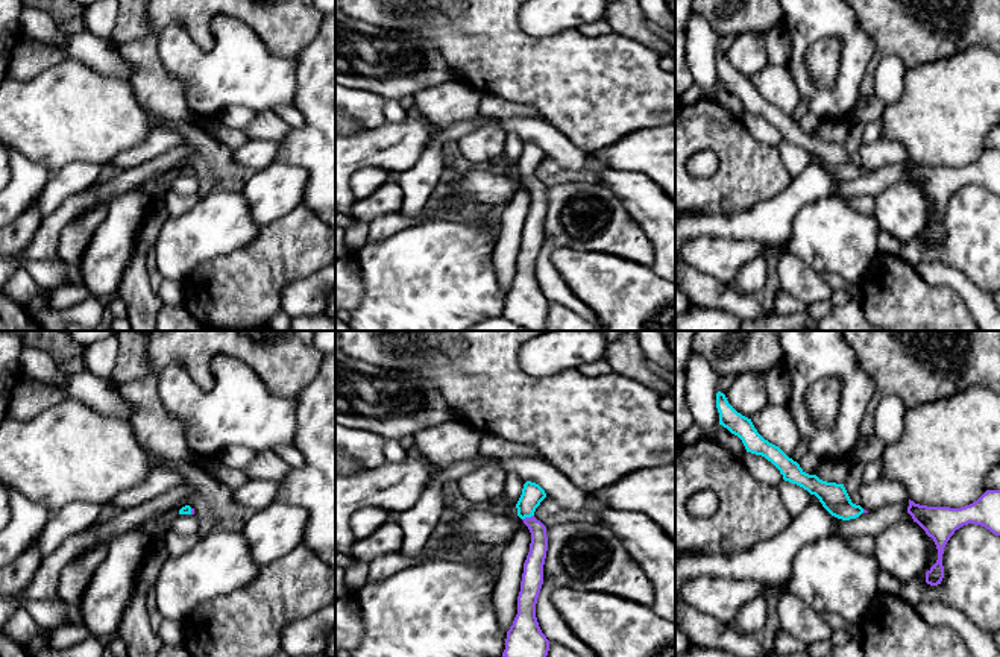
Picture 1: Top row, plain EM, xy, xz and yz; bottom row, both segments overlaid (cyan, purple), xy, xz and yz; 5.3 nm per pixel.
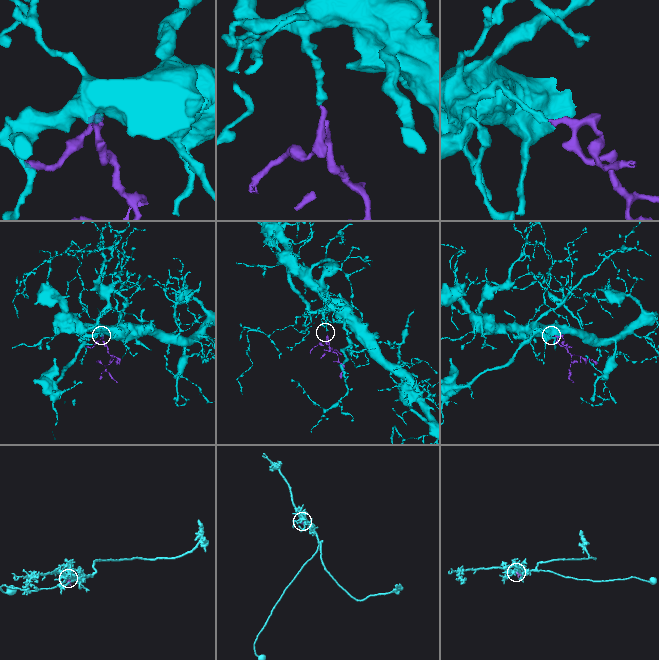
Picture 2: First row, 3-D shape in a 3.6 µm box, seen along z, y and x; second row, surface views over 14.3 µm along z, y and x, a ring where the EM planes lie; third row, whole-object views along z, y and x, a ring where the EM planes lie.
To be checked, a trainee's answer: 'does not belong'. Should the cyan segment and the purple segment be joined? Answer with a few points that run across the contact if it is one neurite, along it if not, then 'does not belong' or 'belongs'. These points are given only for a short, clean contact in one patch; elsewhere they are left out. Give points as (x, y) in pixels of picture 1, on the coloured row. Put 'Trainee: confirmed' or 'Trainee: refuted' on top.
Trainee: refuted
line xz (531, 496), (527, 504), (527, 516), (537, 530), (534, 562); belongs

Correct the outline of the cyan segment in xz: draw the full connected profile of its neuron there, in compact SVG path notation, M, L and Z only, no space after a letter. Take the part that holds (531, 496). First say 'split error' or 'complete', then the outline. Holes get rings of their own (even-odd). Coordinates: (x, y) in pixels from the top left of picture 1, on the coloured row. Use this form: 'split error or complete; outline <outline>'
split error; outline M527 481L516 504L517 516L531 533L531 543L524 563L517 615L507 631L502 657L546 657L549 651L549 640L542 633L536 618L536 604L543 584L548 537L546 527L534 517L534 511L545 498L546 493L539 484Z

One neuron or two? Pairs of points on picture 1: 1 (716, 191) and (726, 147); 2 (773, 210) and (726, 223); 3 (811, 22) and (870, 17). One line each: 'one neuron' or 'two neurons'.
1: one neuron
2: one neuron
3: two neurons

